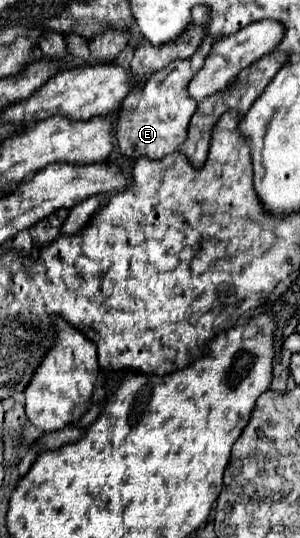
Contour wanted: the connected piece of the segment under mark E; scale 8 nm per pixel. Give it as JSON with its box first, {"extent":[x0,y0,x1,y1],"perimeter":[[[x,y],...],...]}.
{"extent":[115,40,215,160],"perimeter":[[[203,40],[189,60],[171,62],[167,68],[155,72],[155,76],[149,76],[143,86],[135,88],[123,100],[115,122],[121,154],[129,158],[147,156],[151,160],[161,160],[167,154],[173,154],[183,144],[183,140],[187,138],[187,124],[197,108],[197,102],[187,96],[185,88],[189,80],[197,74],[197,70],[203,66],[213,42],[215,40]]]}

